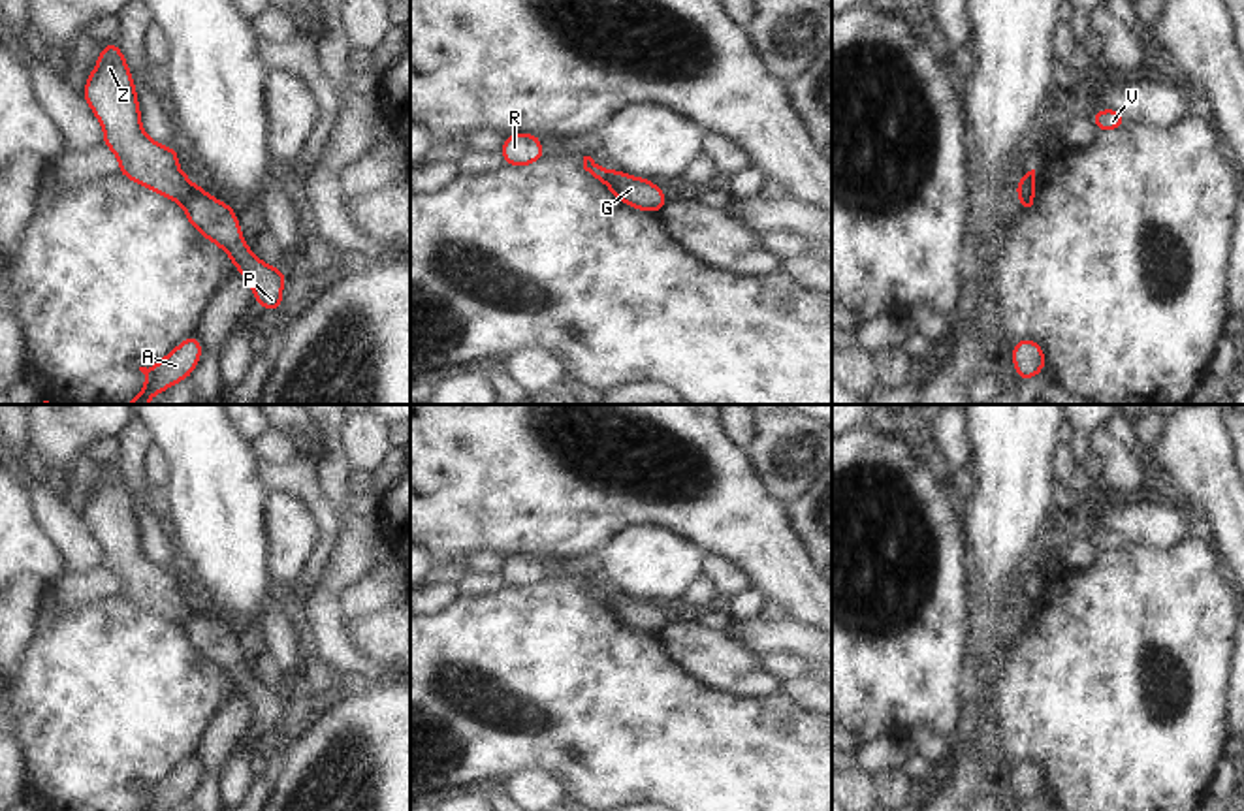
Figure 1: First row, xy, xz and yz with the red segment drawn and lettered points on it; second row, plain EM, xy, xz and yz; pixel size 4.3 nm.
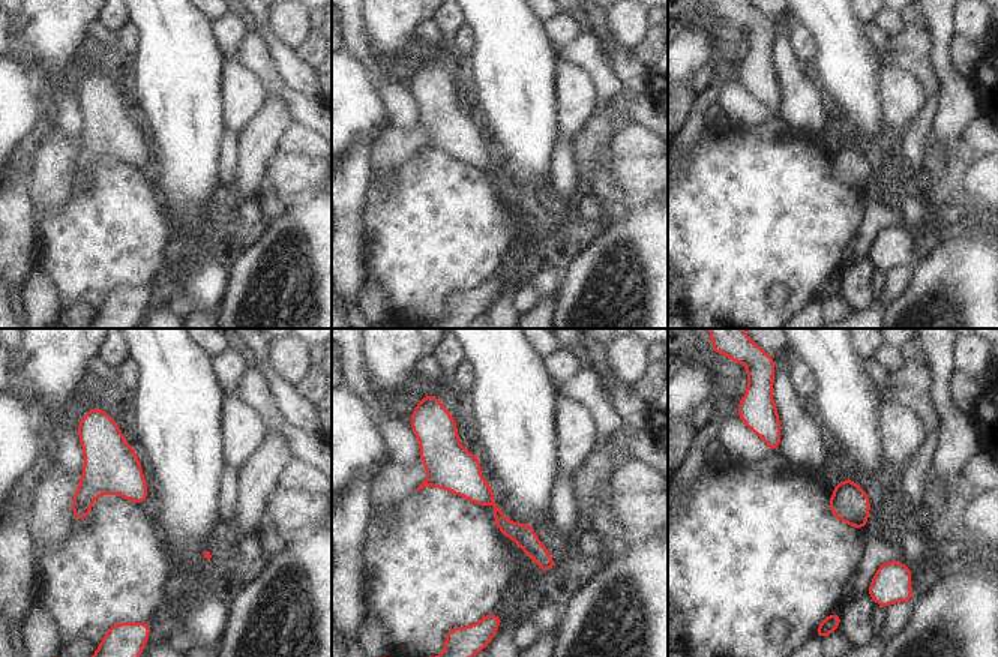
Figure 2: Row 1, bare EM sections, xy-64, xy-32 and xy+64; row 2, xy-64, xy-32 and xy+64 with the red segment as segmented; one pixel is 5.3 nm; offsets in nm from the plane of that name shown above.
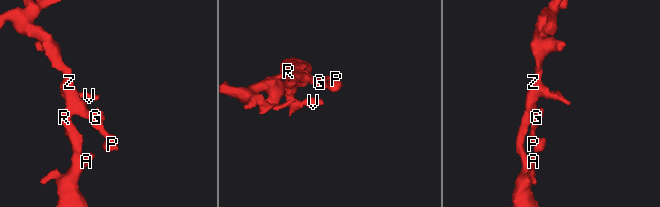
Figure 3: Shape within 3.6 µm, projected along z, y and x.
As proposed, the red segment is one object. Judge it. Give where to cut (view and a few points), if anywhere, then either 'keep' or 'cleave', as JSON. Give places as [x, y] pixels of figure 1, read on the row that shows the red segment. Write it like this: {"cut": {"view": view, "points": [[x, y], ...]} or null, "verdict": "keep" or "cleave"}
{"cut": {"view": "xy", "points": [[196, 187], [181, 202]]}, "verdict": "cleave"}

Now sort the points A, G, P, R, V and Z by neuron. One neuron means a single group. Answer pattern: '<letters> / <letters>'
A R V Z / G P

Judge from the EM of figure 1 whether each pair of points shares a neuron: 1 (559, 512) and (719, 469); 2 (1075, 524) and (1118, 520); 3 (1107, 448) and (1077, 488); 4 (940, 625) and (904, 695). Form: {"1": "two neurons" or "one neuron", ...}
{"1": "one neuron", "2": "one neuron", "3": "one neuron", "4": "one neuron"}

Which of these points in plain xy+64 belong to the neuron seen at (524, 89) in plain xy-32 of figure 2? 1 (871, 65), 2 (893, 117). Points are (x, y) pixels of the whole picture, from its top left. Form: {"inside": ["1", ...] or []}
{"inside": ["1"]}

